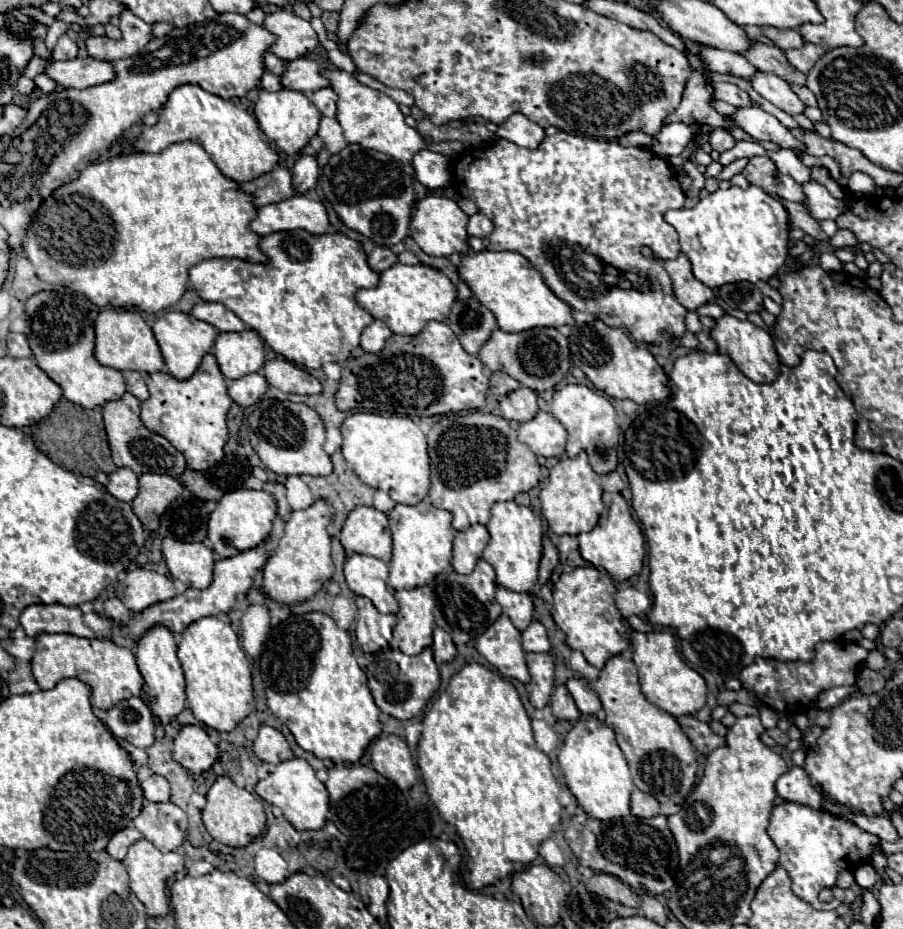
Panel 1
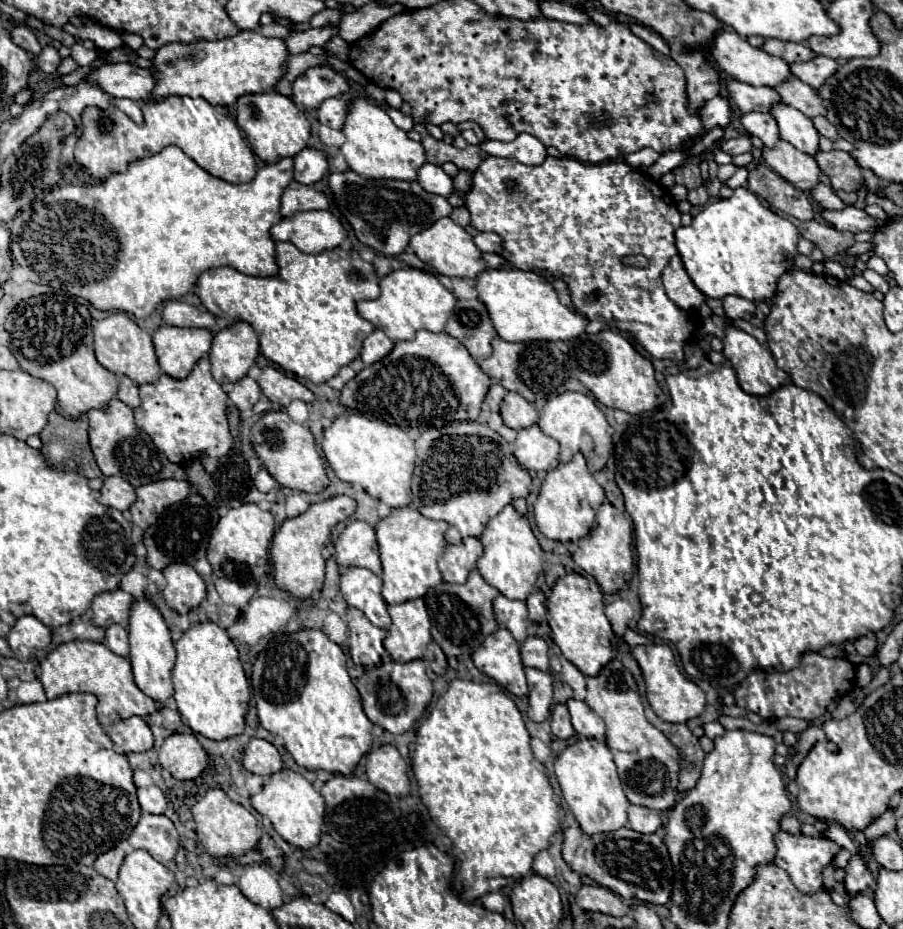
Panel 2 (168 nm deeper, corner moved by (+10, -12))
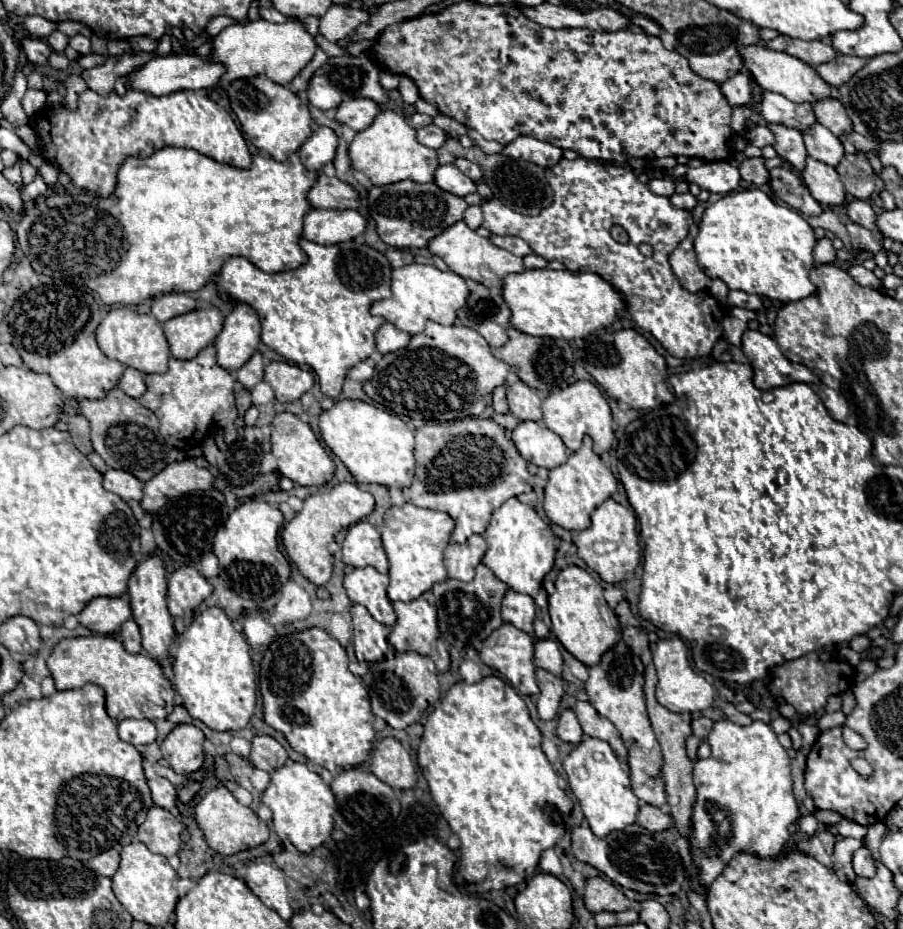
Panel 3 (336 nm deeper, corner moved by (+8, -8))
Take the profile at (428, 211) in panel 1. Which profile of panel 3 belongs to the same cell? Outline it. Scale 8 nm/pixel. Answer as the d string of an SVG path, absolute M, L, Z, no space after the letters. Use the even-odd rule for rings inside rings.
M454 223L450 229L446 229L444 233L440 233L438 237L434 237L434 241L430 241L428 245L430 253L442 257L446 261L446 265L458 273L460 277L466 279L474 279L486 287L502 287L502 281L506 275L510 273L522 273L526 271L524 263L520 257L496 247L490 243L490 239L480 237L476 231L472 231L466 223Z

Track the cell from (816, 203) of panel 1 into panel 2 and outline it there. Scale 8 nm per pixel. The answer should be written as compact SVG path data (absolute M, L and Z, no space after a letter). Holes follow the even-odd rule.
M844 207L840 211L832 211L832 209L822 209L822 219L826 223L830 223L832 227L836 227L838 231L850 231L850 233L858 233L858 231L874 231L878 229L876 221L872 217L868 217L868 213L864 209L858 207Z

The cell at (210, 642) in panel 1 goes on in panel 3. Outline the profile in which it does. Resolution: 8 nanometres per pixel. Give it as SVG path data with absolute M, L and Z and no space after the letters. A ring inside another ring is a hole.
M220 607L202 611L178 637L172 683L188 713L214 731L238 731L254 715L258 681L248 651L250 645L244 635L232 627L232 621Z

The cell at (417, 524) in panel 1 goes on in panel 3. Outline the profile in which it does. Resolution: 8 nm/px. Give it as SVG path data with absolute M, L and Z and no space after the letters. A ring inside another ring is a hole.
M412 503L400 507L390 507L384 515L384 525L380 527L384 551L390 561L390 585L388 597L392 601L412 601L422 593L430 591L432 585L448 577L442 563L442 551L450 543L454 531L454 519L448 513L422 509Z

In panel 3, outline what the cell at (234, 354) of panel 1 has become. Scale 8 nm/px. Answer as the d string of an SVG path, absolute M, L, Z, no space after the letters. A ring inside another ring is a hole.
M238 303L224 319L224 327L214 345L218 349L218 365L236 373L260 345L258 313L250 305Z

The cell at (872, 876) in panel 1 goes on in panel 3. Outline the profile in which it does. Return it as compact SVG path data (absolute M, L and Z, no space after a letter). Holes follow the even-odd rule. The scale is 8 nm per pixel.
M862 845L856 853L854 853L854 871L856 875L862 875L862 877L874 877L876 873L876 861L872 859L872 853L866 845Z

